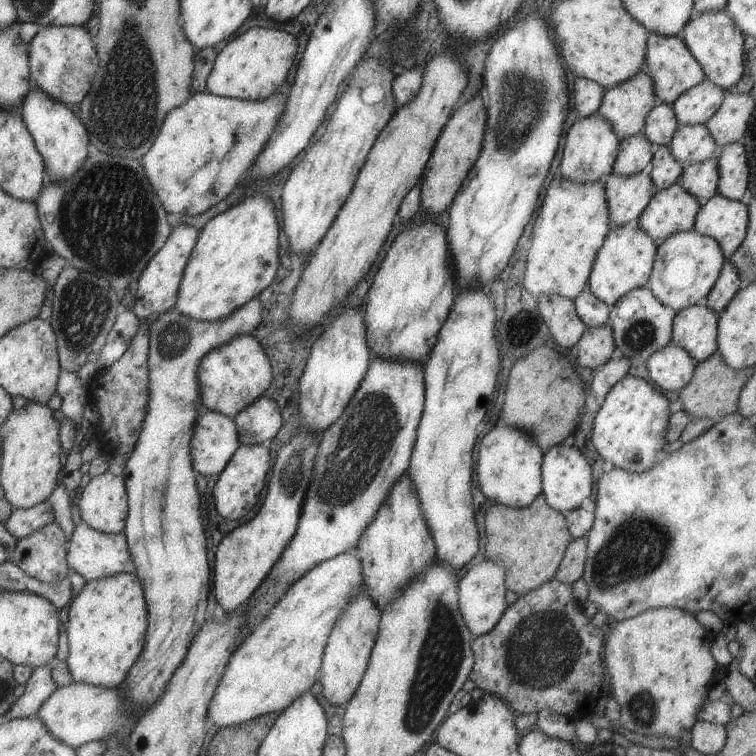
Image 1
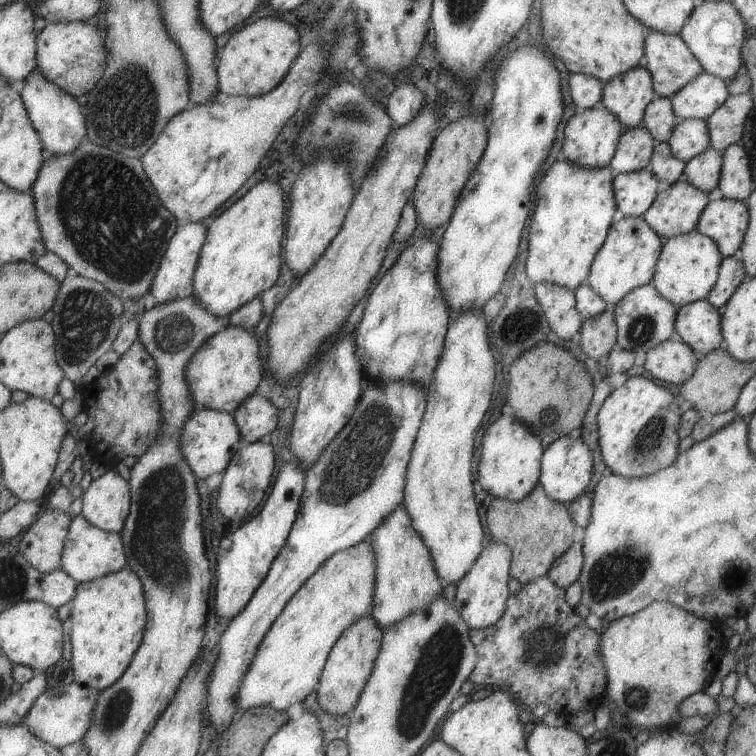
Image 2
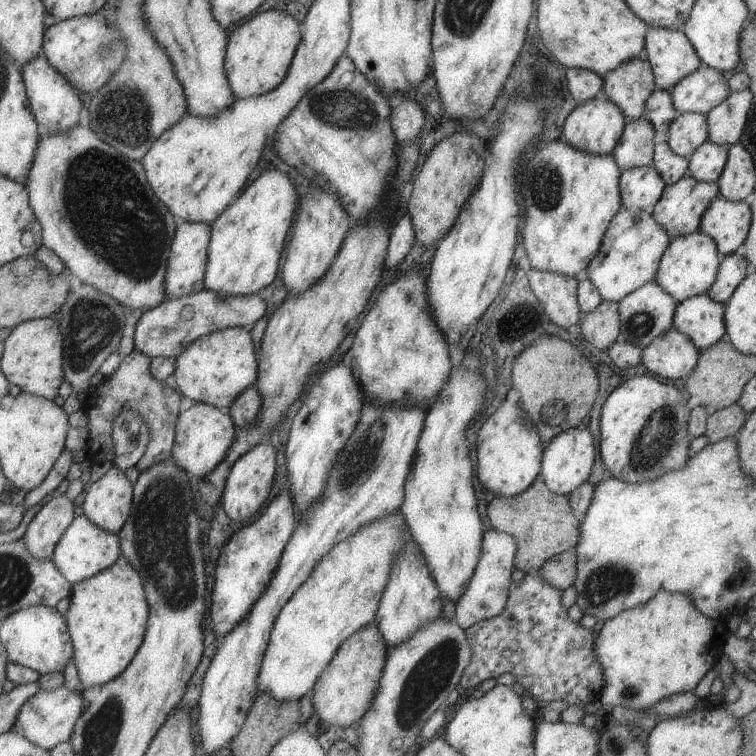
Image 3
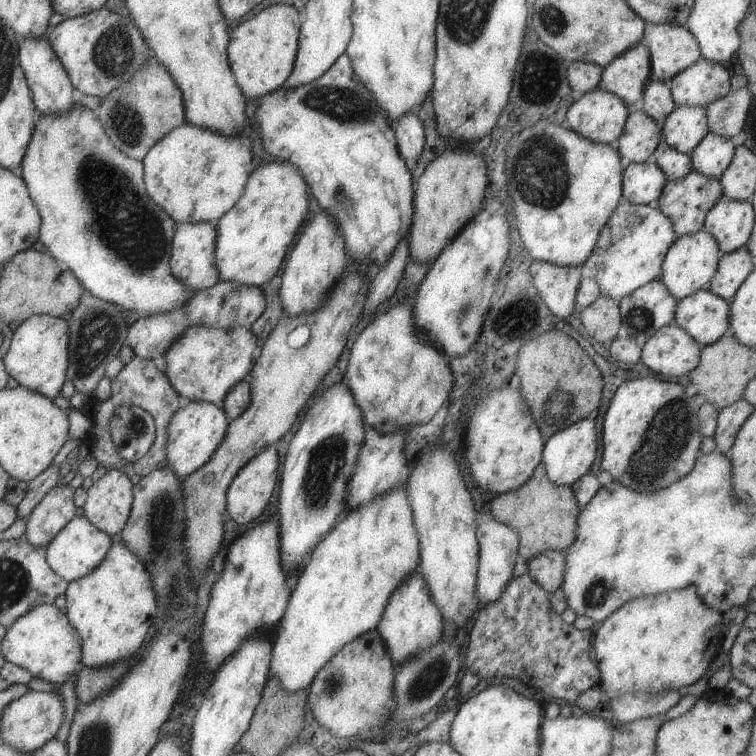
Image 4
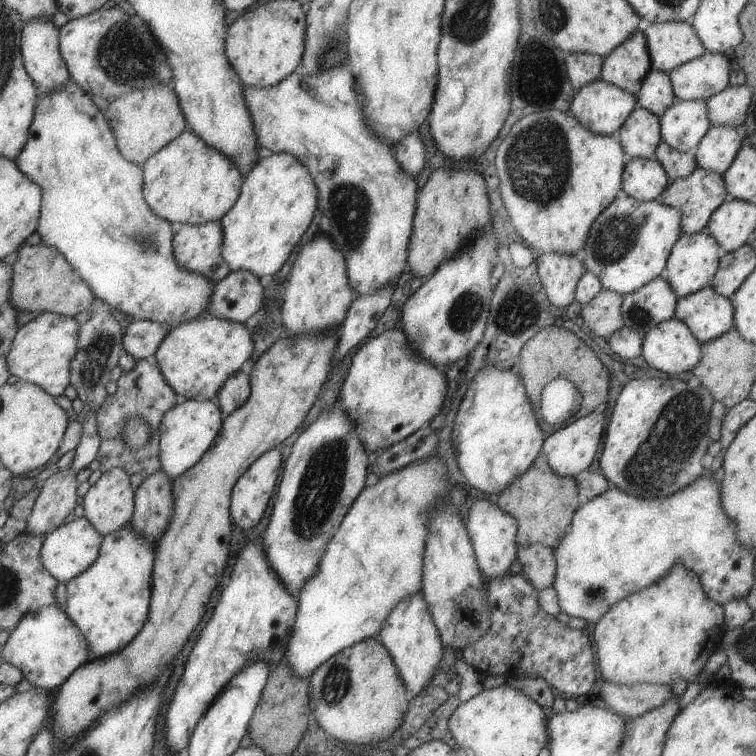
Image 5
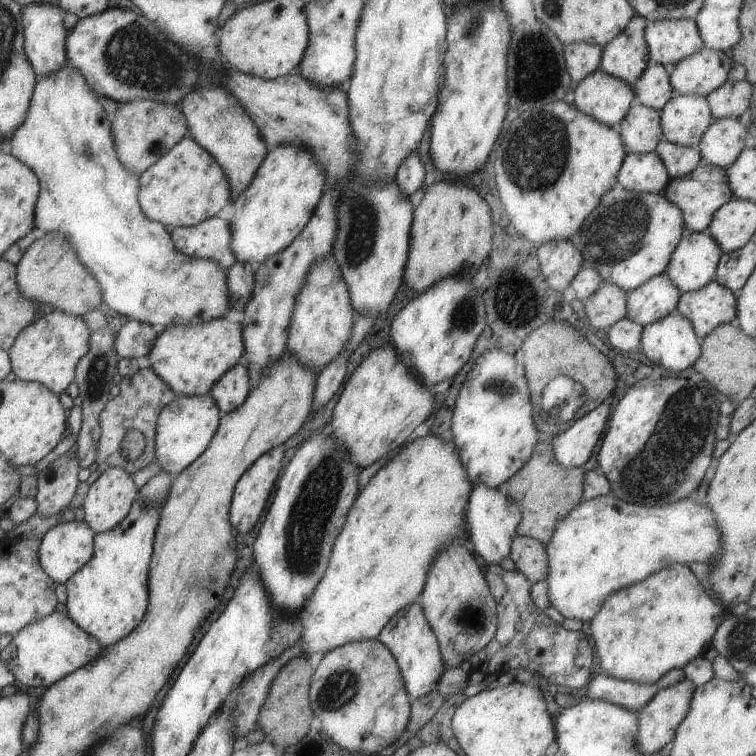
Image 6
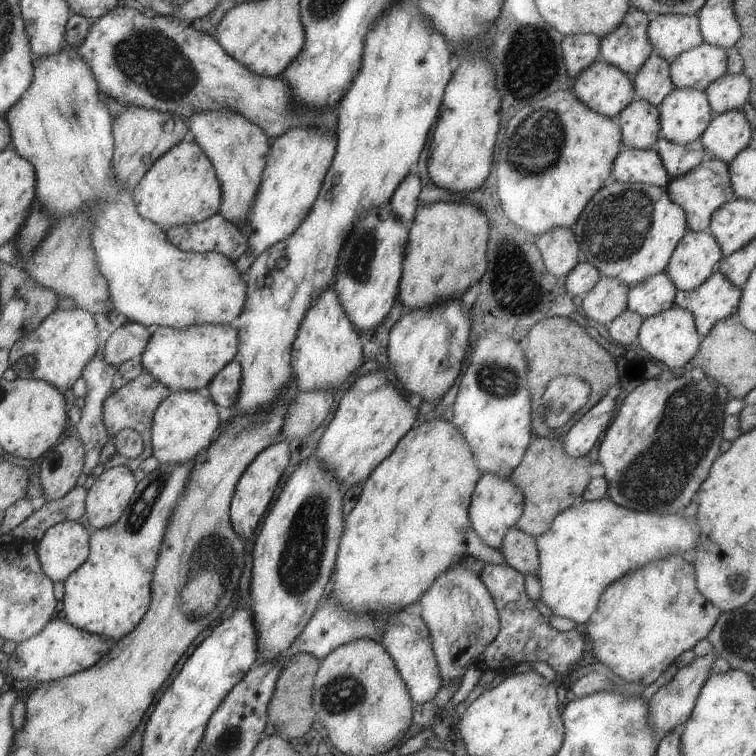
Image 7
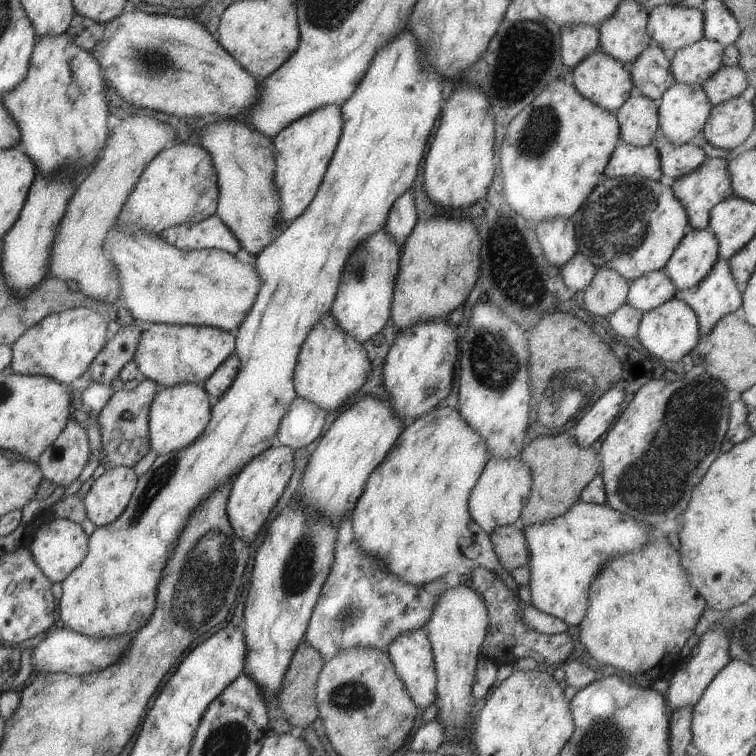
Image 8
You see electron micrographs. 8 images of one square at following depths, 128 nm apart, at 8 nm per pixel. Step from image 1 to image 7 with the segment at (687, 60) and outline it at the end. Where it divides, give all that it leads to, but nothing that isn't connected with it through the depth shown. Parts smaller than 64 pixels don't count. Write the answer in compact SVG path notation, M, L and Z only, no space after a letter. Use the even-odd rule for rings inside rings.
M650 15L646 30L653 54L673 60L678 54L704 42L697 15Z

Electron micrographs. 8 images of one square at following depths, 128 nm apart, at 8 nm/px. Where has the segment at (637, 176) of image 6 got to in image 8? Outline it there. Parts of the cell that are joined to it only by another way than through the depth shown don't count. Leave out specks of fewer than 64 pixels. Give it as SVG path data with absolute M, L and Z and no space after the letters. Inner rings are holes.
M619 139L605 166L603 177L639 176L659 180L661 175L659 156L654 144L633 147Z

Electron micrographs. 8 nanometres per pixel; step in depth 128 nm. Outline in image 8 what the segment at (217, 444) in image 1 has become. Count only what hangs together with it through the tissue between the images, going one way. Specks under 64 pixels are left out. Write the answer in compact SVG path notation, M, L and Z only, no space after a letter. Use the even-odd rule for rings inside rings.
M177 384L163 388L153 396L148 414L148 434L150 448L157 455L177 452L193 444L197 436L207 428L211 418L212 400L198 384Z

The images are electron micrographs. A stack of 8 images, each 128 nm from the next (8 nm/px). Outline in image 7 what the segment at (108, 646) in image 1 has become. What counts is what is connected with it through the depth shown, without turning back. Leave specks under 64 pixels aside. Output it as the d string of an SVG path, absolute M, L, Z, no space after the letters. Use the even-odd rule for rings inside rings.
M194 458L175 464L159 463L154 470L136 482L133 494L129 498L129 504L123 509L121 516L111 526L93 530L89 535L87 560L84 560L83 564L80 564L62 582L64 586L63 614L68 623L89 634L106 636L113 642L118 641L135 628L143 614L147 612L151 600L152 572L168 518L173 512L177 500L183 494L193 465Z

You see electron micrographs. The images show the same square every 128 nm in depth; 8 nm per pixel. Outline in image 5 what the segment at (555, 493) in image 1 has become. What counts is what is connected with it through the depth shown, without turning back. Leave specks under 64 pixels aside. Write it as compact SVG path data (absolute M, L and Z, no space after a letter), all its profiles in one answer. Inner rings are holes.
M593 411L572 424L567 423L558 429L554 428L550 435L544 437L540 450L545 455L551 470L562 477L574 477L585 470L595 458L599 440L603 436L603 424L605 424L603 413Z

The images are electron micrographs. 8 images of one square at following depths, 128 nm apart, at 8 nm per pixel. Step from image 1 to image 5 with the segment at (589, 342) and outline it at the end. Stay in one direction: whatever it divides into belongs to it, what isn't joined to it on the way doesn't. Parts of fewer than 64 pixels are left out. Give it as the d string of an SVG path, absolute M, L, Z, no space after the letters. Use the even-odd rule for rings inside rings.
M601 289L581 308L581 316L587 328L595 336L608 337L619 327L623 327L621 316L622 295L615 291Z

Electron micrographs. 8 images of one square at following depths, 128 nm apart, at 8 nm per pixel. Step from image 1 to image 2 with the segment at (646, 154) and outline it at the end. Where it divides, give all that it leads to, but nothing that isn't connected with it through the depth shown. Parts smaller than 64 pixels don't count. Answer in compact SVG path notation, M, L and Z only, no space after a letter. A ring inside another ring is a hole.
M638 125L623 130L608 167L616 173L639 172L649 167L655 144L651 134Z

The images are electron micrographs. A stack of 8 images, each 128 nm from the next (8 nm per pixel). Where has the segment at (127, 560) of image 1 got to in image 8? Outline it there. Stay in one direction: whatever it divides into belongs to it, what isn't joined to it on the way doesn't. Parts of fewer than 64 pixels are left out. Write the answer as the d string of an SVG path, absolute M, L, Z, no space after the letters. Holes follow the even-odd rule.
M51 518L33 532L33 538L27 544L27 550L31 552L35 564L39 566L39 570L49 582L61 583L69 572L81 564L87 554L87 544L88 538L79 523L73 523L67 519Z

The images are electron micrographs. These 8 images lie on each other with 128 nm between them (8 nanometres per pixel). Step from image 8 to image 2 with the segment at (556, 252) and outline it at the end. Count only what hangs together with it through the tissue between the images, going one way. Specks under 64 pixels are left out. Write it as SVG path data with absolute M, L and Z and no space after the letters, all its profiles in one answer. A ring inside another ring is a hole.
M539 282L531 287L531 291L541 306L543 317L551 331L561 340L571 340L579 332L583 320L575 309L574 292L557 286Z

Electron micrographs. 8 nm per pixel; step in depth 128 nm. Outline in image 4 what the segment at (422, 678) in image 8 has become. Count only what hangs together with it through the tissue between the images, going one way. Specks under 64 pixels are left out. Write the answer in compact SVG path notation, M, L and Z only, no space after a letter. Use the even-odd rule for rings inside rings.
M415 570L391 592L376 630L384 642L388 656L391 656L392 663L397 665L403 664L403 660L407 660L408 657L415 656L415 652L429 648L431 644L437 644L442 638L443 624L443 616L431 600L423 576L419 576L418 570Z

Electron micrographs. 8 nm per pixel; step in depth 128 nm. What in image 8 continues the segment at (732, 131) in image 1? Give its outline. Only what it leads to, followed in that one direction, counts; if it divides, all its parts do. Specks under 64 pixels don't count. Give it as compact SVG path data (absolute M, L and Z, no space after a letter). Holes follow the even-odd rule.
M721 66L701 88L712 107L741 95L748 87L746 75L738 67Z

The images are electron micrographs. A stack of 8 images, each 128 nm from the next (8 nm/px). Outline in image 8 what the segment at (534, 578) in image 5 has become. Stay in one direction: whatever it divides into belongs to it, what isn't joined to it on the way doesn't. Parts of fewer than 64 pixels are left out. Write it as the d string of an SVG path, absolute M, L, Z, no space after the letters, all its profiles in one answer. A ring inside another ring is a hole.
M520 525L499 526L488 535L488 539L505 572L528 566L527 544Z

